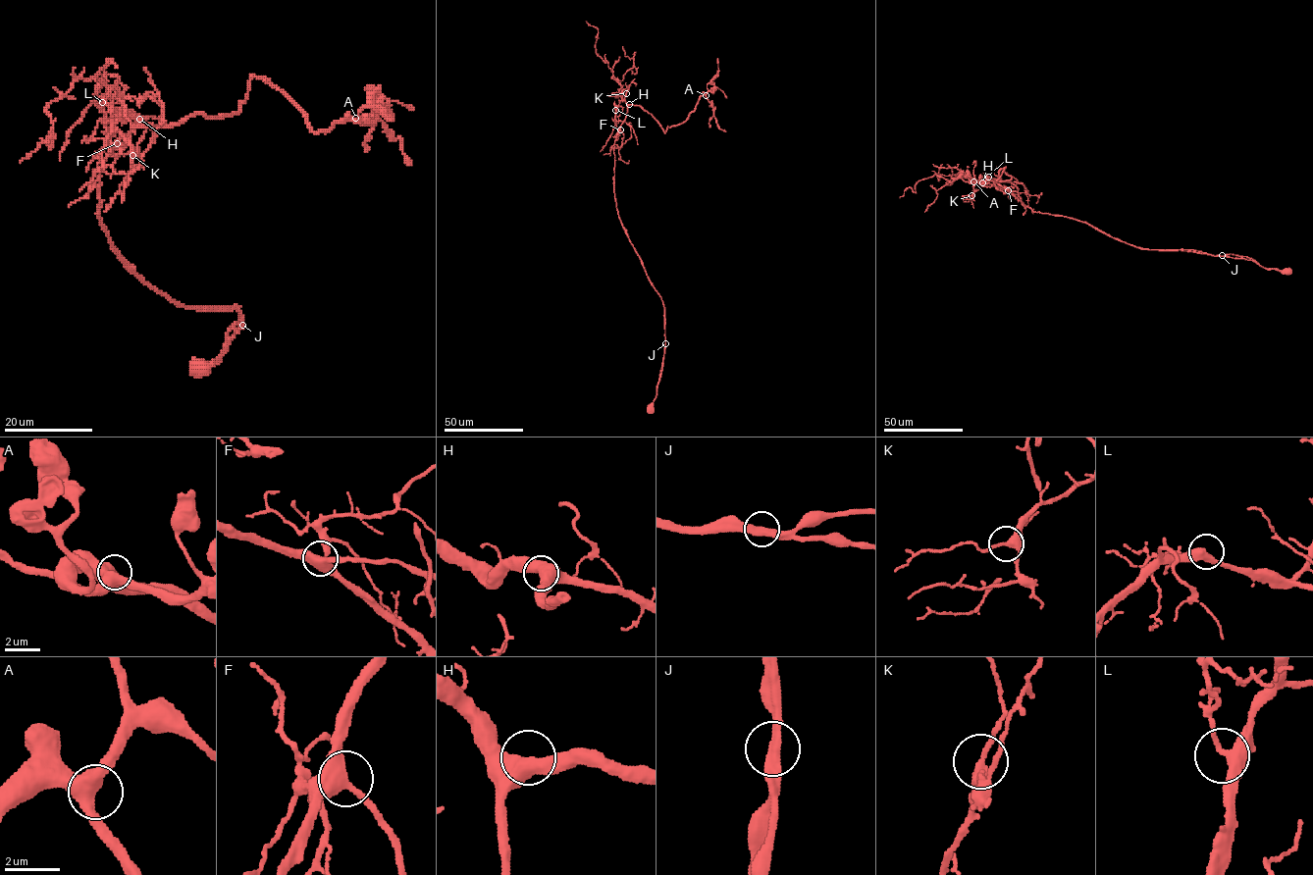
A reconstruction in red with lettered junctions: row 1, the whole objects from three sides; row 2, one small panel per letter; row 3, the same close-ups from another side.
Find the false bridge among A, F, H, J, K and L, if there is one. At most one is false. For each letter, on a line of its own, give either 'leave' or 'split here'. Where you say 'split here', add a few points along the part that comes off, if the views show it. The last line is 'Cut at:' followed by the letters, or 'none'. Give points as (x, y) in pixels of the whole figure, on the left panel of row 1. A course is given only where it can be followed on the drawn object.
A: leave
F: leave
H: leave
J: split here; course (242, 325), (238, 306), (181, 306), (150, 286), (120, 259), (110, 245), (97, 212)
K: leave
L: leave
Cut at: J

